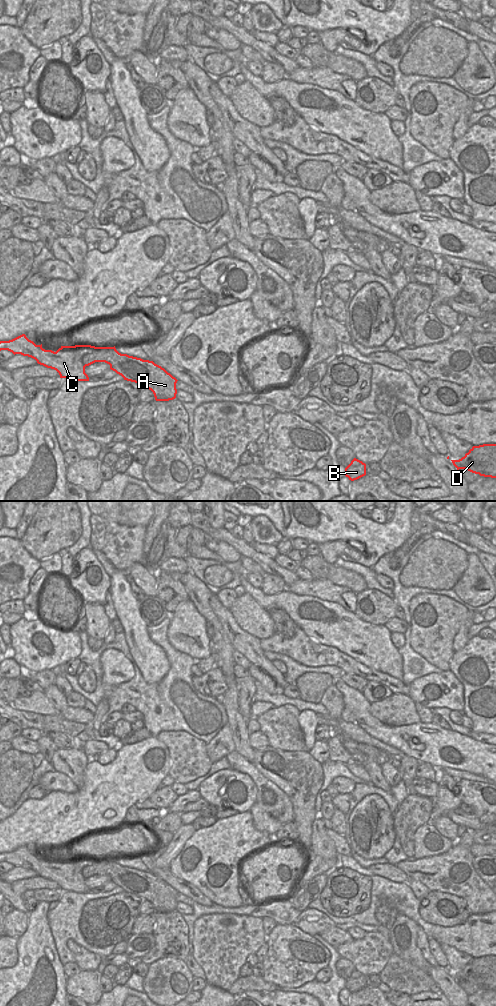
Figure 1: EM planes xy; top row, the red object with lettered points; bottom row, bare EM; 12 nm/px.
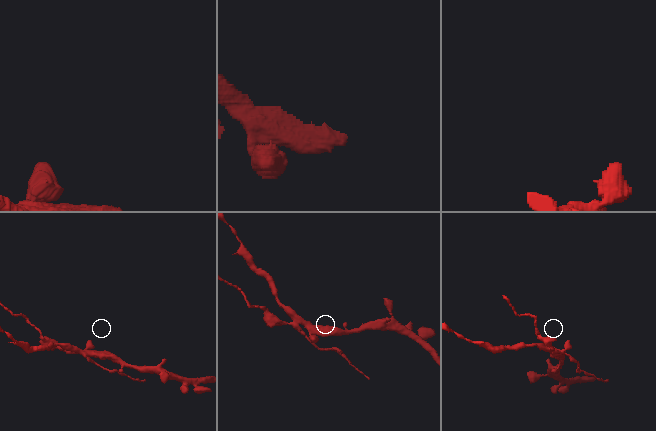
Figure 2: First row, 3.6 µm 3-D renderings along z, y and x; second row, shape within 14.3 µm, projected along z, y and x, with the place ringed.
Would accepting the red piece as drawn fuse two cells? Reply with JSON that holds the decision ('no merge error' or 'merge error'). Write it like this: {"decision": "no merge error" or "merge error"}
{"decision": "merge error"}

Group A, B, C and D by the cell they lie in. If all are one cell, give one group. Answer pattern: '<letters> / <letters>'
A B D / C

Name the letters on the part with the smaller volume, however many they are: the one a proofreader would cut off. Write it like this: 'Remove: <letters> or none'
Remove: C.

